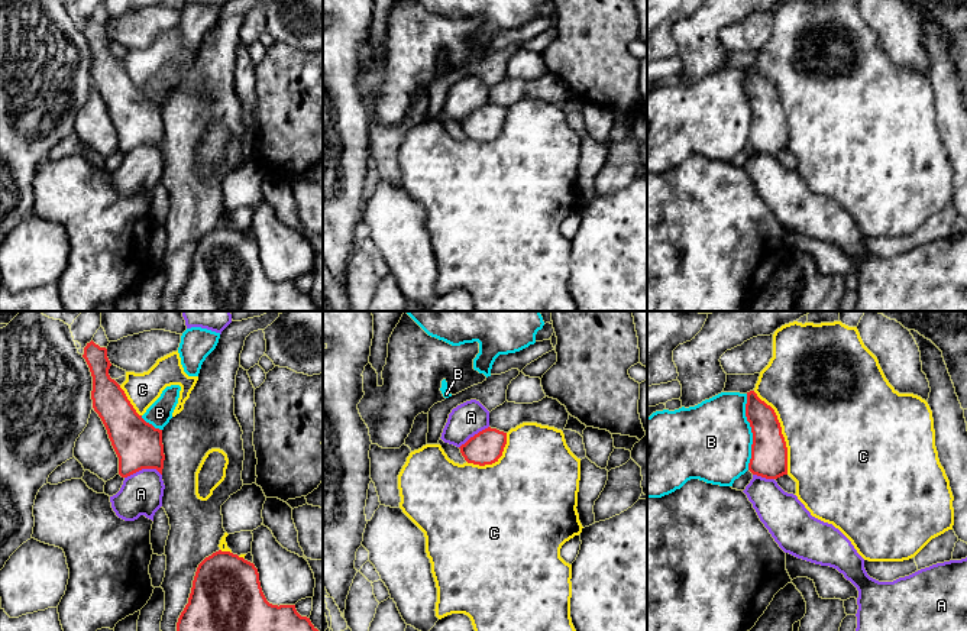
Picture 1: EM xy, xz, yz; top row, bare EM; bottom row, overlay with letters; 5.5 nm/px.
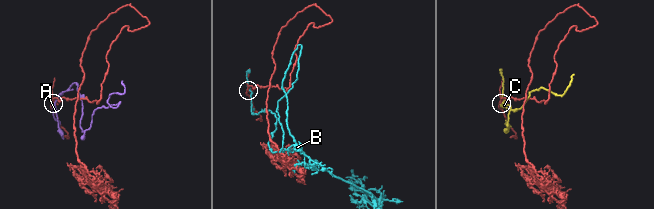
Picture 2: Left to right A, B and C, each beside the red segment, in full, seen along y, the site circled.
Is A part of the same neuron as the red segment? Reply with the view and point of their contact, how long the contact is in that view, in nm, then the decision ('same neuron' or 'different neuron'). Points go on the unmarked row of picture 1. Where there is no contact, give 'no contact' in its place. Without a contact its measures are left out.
xy (142, 144) | 200 nm | different neuron

